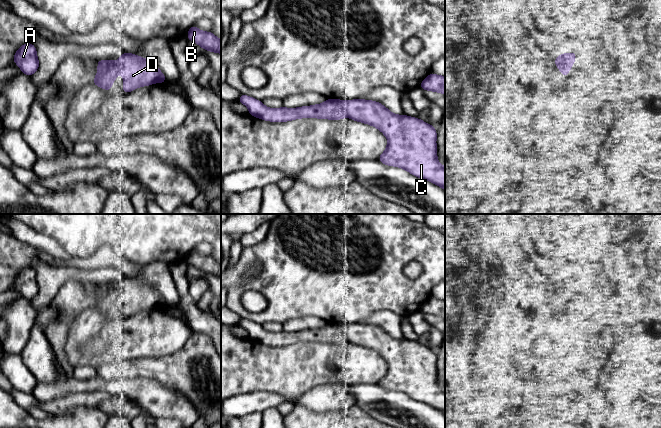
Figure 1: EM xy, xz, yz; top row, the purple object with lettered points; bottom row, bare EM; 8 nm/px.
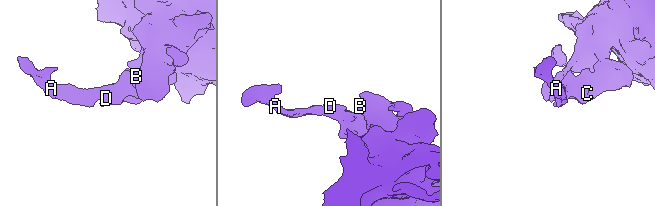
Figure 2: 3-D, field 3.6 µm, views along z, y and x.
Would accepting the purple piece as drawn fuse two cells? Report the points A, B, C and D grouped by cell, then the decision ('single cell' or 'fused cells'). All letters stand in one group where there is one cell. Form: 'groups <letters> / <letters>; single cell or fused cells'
groups A B C D; single cell

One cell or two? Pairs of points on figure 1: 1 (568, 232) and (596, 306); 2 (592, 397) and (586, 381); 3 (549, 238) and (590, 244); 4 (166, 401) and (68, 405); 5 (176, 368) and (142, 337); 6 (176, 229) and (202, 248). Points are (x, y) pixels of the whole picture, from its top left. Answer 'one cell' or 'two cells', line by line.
1: two cells
2: two cells
3: one cell
4: two cells
5: two cells
6: two cells

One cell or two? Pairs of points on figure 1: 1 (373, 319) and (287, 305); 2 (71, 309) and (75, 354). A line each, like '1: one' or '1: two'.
1: two
2: two

